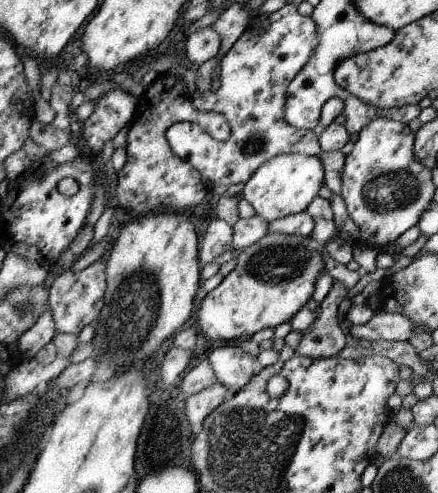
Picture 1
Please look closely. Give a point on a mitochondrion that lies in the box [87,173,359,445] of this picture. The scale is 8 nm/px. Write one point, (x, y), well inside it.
(133, 308)

